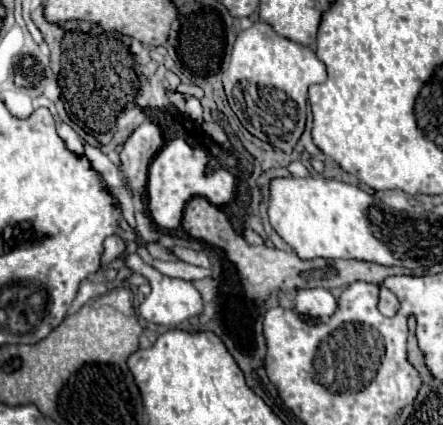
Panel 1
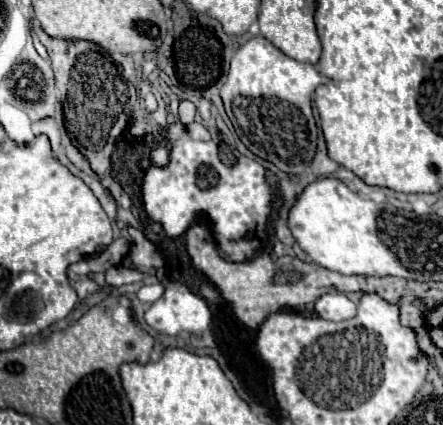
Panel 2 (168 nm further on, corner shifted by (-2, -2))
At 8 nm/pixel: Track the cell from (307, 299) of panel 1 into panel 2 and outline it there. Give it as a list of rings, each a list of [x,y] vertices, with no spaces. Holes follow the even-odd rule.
[[[332,292],[332,294],[320,296],[314,304],[314,310],[324,320],[342,322],[342,320],[348,320],[356,314],[356,304],[350,302],[342,292]]]

